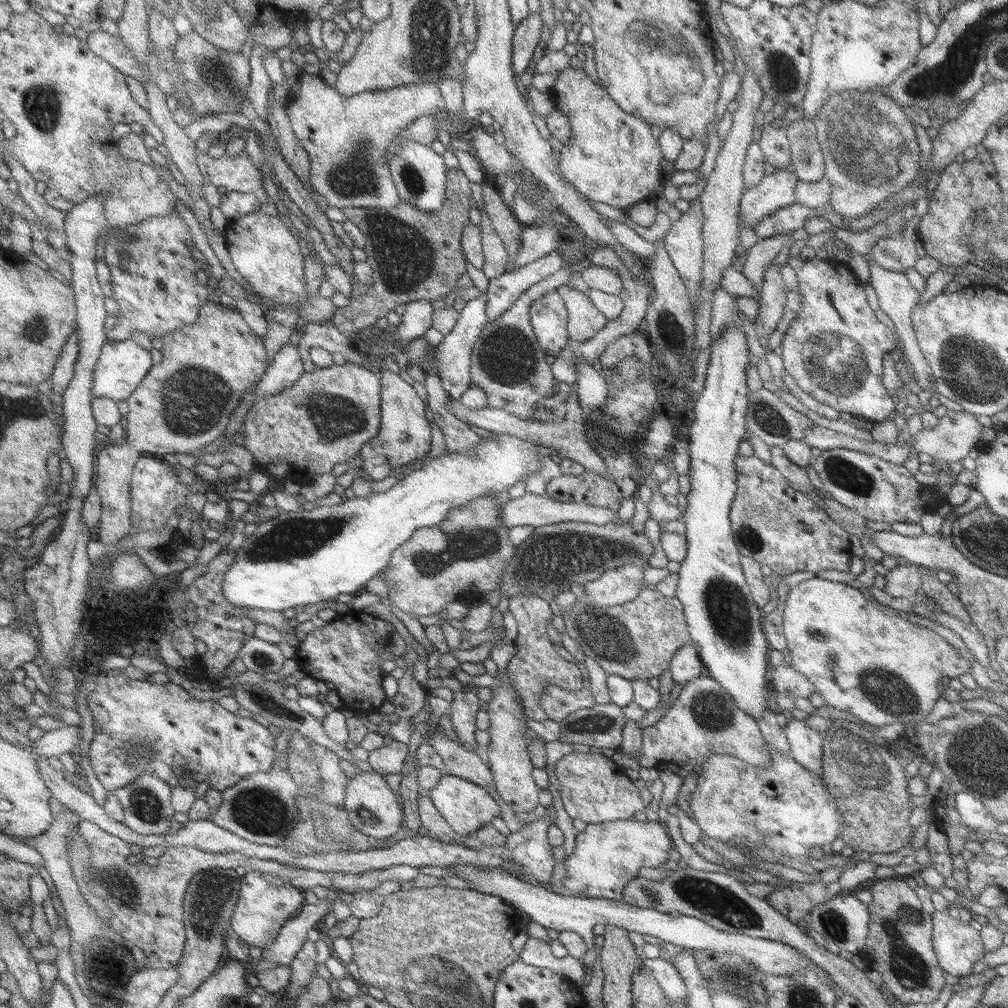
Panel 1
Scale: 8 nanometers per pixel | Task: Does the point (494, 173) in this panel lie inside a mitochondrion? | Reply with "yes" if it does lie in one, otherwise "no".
no

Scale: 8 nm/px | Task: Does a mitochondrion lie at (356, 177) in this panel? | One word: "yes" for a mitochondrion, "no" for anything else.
yes

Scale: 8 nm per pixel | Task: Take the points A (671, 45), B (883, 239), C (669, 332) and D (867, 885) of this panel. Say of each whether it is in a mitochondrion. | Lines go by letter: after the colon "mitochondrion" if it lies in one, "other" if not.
A: mitochondrion
B: other
C: mitochondrion
D: other

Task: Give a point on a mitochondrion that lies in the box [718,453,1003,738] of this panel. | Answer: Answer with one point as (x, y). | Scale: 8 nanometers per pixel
(884, 685)

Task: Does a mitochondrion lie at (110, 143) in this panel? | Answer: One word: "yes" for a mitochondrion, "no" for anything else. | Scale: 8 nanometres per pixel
no

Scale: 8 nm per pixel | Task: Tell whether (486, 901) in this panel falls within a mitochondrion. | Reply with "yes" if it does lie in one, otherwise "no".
no

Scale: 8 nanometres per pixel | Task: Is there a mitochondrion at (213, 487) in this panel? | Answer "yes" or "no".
no

